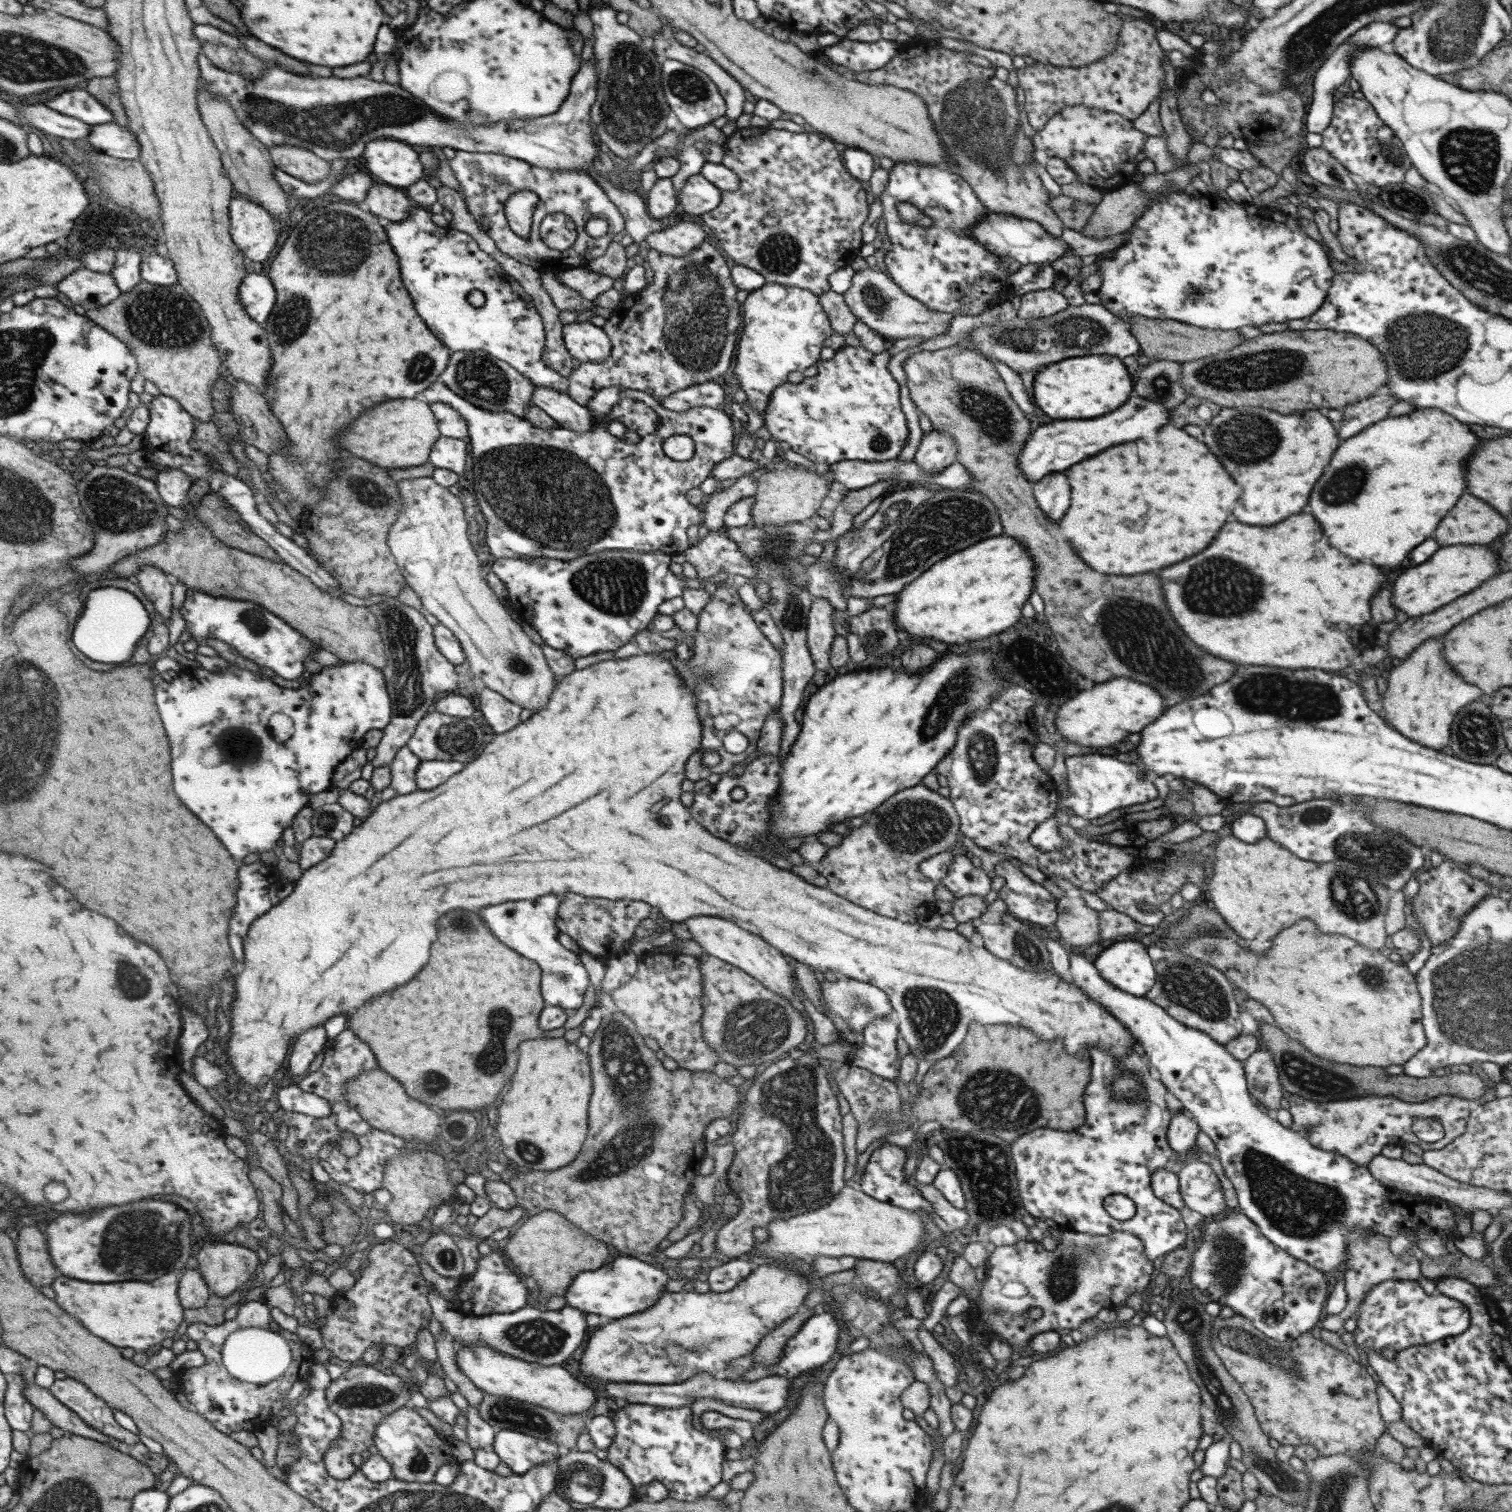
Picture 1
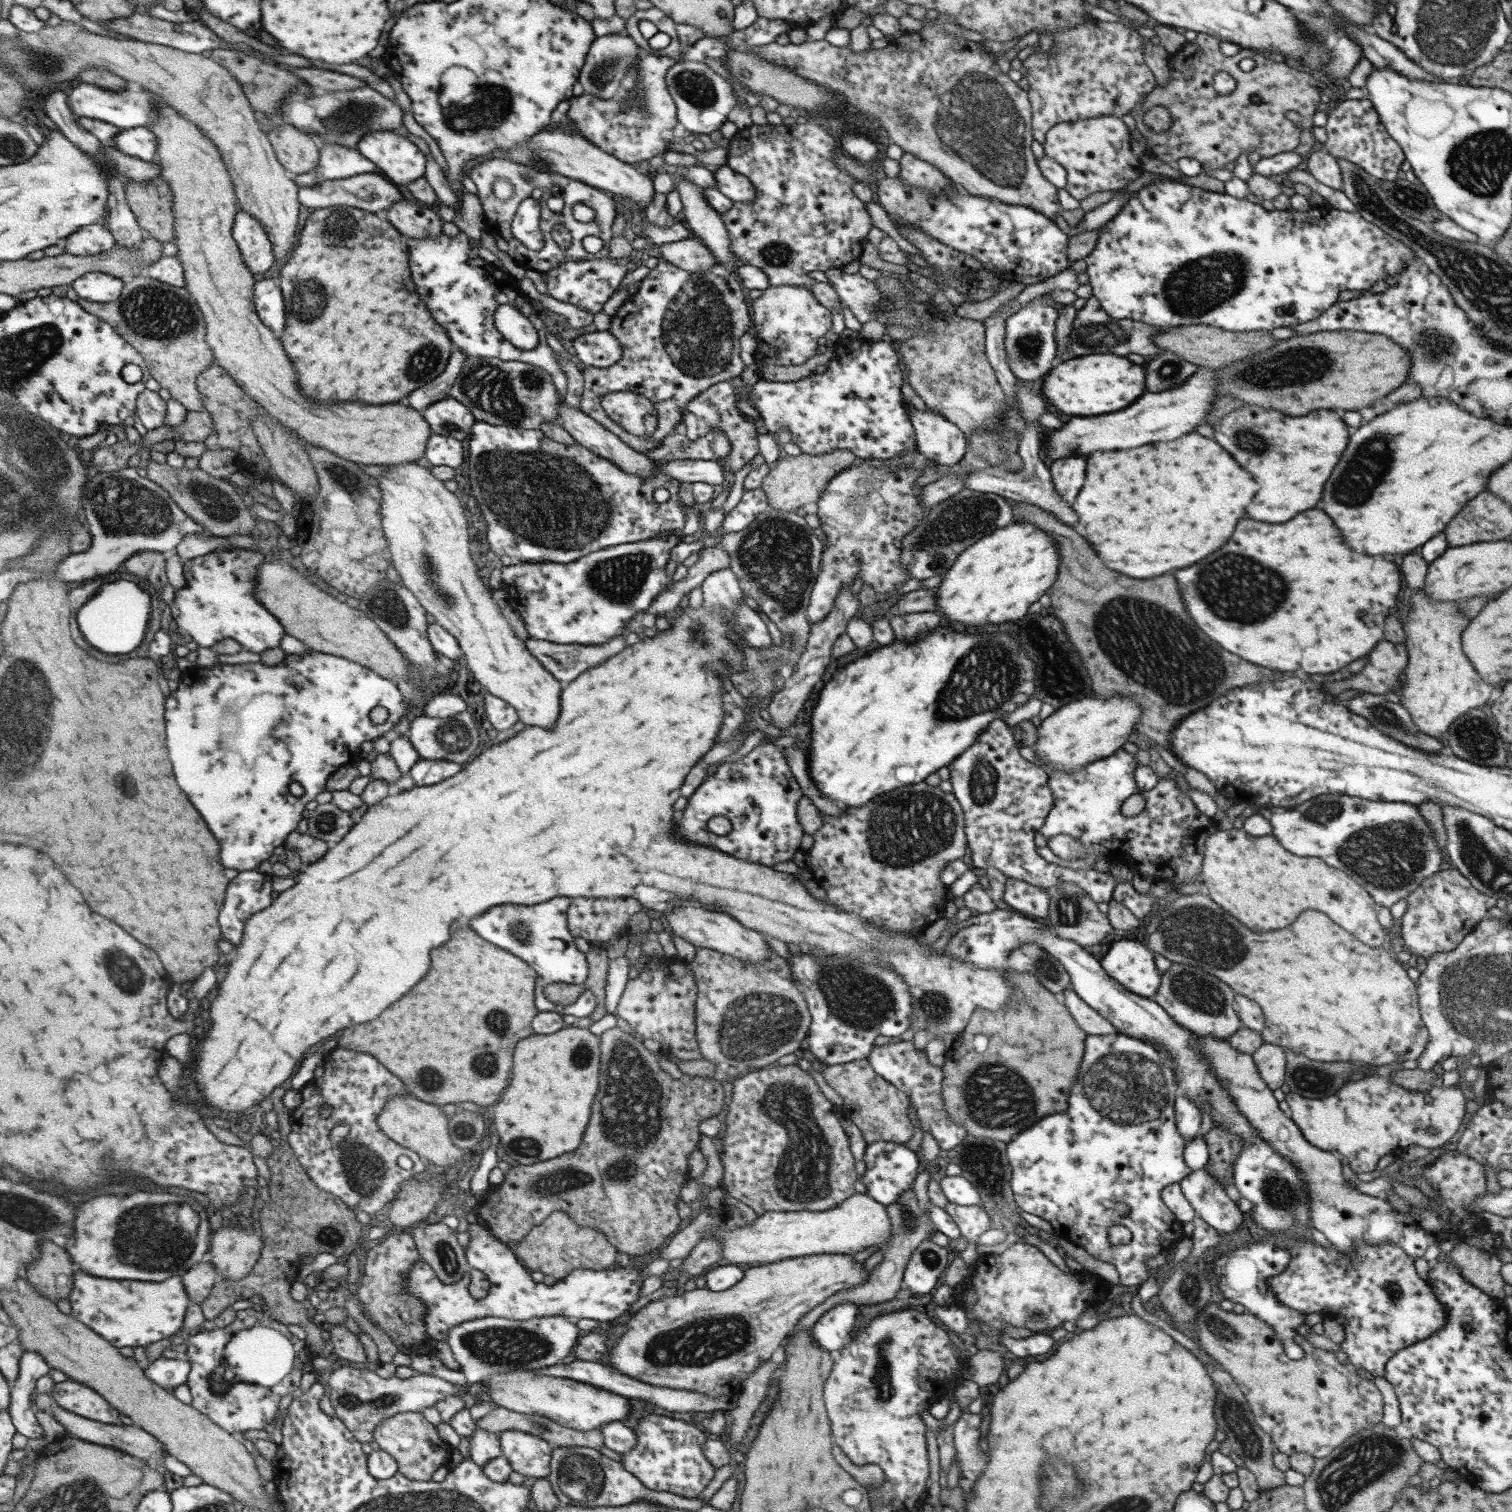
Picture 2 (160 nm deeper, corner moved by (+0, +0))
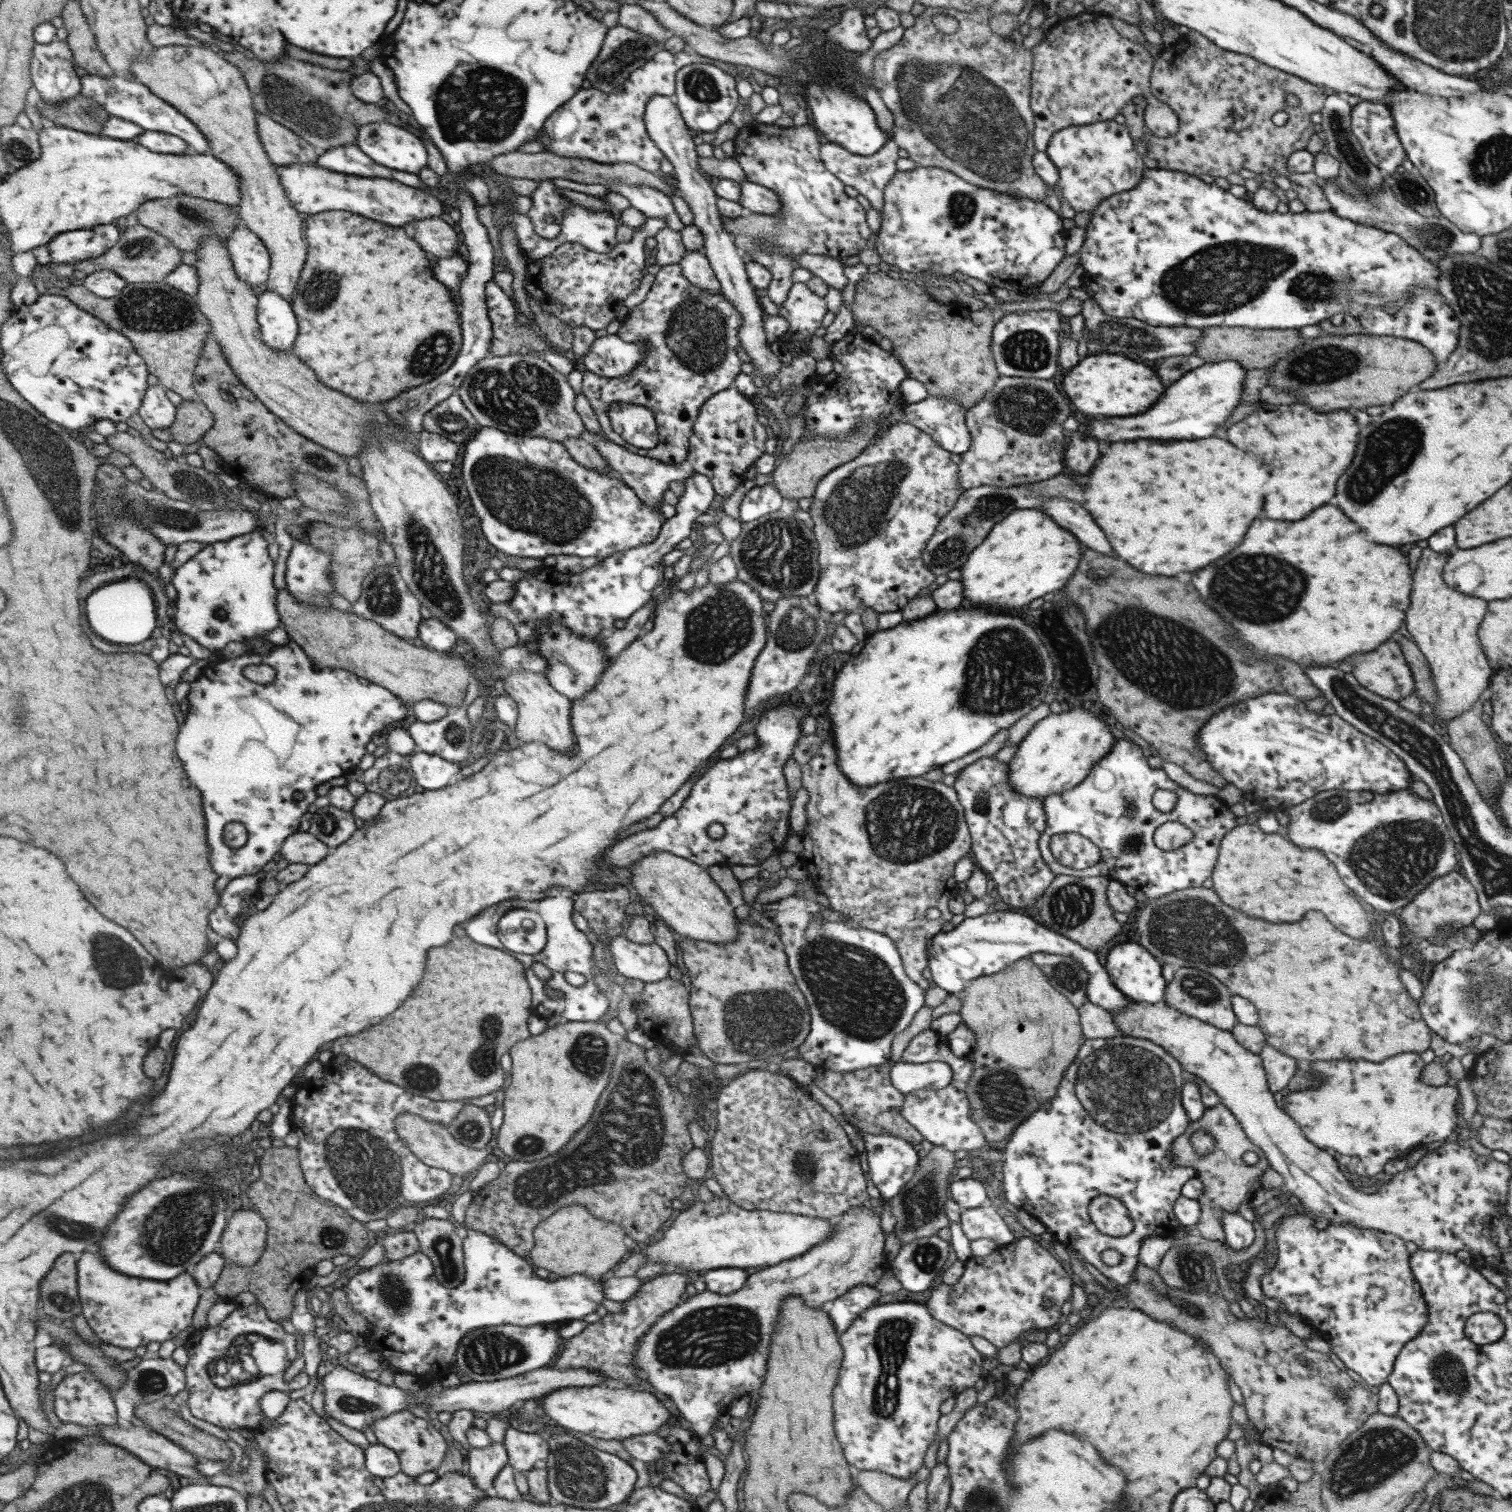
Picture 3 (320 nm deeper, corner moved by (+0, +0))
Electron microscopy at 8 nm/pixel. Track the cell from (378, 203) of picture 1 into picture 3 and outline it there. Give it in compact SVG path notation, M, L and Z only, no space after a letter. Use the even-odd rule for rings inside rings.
M430 216L415 221L409 227L405 227L405 230L429 256L449 258L456 254L458 235L453 227L440 217Z

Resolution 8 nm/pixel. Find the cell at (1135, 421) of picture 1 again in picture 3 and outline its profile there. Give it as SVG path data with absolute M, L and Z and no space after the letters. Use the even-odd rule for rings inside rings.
M1235 361L1204 362L1201 366L1187 371L1177 382L1173 382L1161 400L1147 412L1127 418L1093 420L1087 434L1095 440L1125 442L1137 438L1153 440L1193 440L1207 438L1227 420L1242 399L1245 370Z

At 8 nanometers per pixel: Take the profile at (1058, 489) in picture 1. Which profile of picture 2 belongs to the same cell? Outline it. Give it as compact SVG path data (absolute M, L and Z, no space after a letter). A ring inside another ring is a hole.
M1071 456L1071 458L1057 458L1055 462L1047 464L1053 486L1059 496L1063 496L1067 502L1073 502L1077 490L1083 484L1085 476L1085 460L1083 456Z

